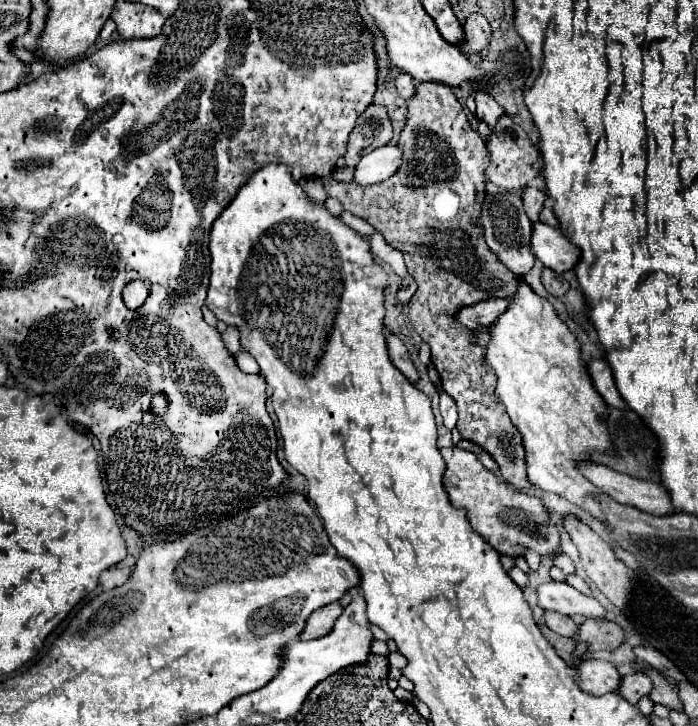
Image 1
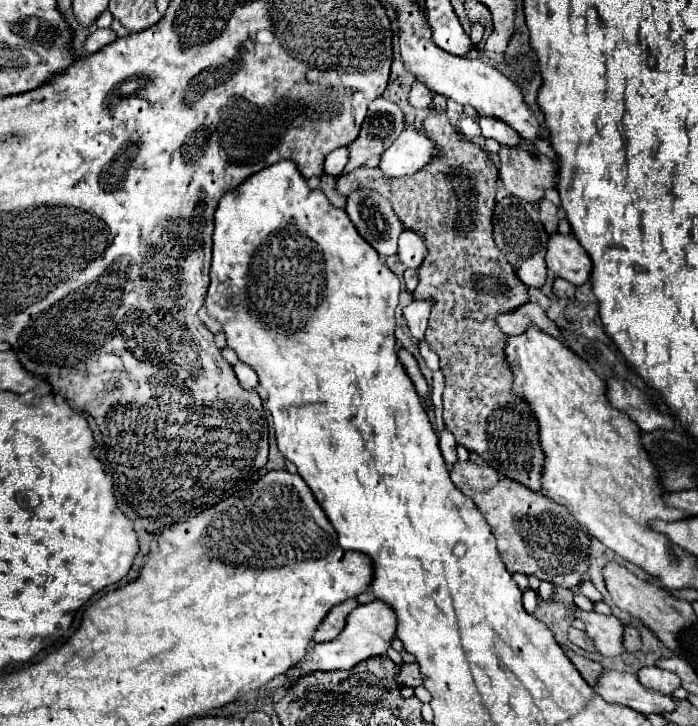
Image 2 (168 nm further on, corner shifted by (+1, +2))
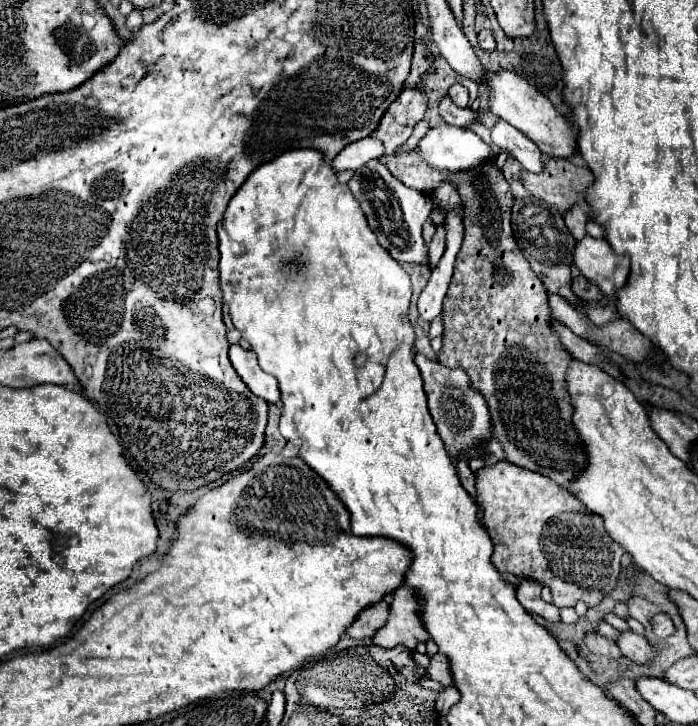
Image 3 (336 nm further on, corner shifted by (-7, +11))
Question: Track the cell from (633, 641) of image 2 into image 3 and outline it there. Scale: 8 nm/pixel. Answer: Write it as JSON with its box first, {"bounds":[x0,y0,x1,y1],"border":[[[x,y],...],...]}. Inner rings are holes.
{"bounds":[650,614,674,638],"border":[[[656,614],[656,616],[652,616],[650,624],[652,624],[652,630],[654,630],[654,634],[656,634],[658,638],[668,638],[668,636],[674,632],[674,624],[672,624],[672,620],[670,620],[666,614]]]}

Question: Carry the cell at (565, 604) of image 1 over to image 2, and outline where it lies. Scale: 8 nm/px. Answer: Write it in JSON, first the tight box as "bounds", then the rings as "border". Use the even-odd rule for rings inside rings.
{"bounds":[572,606,626,657],"border":[[[573,606],[572,611],[575,616],[579,616],[586,623],[586,633],[594,639],[596,649],[604,657],[618,657],[626,649],[622,645],[622,635],[624,635],[624,625],[620,619],[614,615],[598,615],[598,613],[586,613],[578,606]]]}

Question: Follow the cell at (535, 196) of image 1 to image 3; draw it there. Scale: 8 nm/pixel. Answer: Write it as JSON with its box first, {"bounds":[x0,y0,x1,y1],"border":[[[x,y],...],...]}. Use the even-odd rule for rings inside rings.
{"bounds":[564,206,588,240],"border":[[[572,206],[570,210],[564,212],[564,222],[566,222],[568,230],[572,232],[572,236],[574,236],[576,240],[580,240],[580,238],[586,236],[586,232],[584,232],[586,220],[588,220],[588,216],[586,216],[586,212],[584,212],[580,206]]]}

